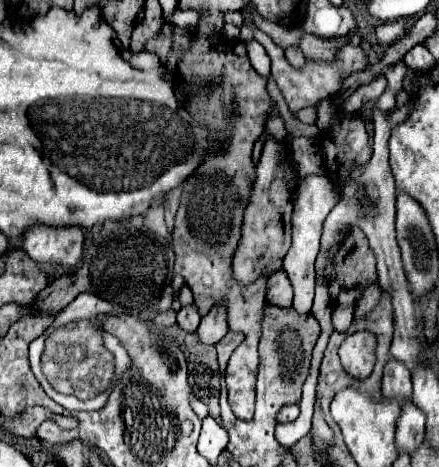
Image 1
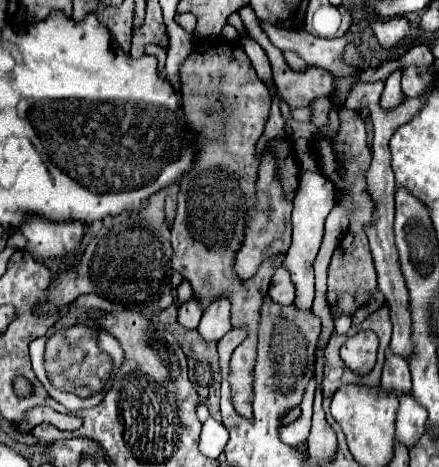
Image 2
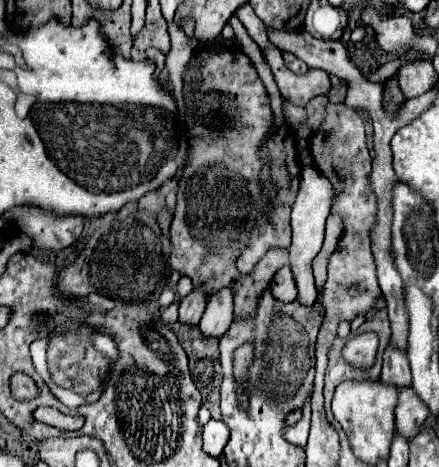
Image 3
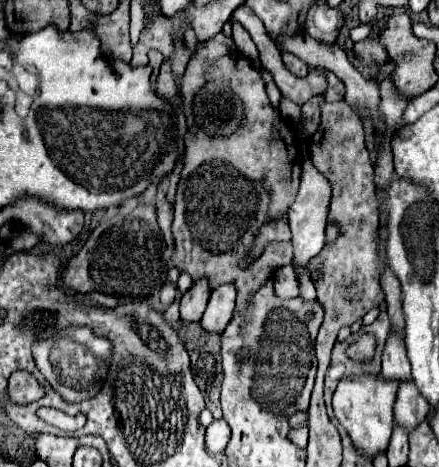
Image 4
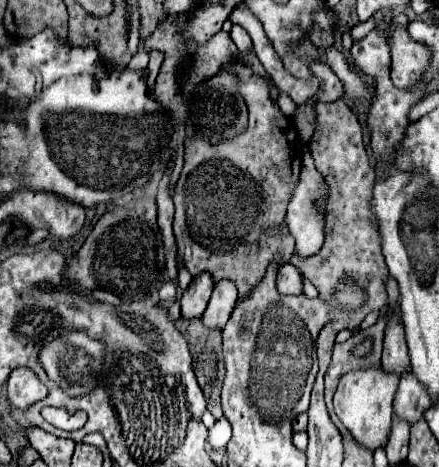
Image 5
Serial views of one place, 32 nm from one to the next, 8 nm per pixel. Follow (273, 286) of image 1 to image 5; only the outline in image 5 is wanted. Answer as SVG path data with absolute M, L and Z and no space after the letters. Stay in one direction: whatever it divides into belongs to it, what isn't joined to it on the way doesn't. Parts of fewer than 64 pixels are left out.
M284 264L278 272L278 278L276 278L276 286L280 292L286 292L286 294L300 294L302 292L302 274L296 266L292 264Z

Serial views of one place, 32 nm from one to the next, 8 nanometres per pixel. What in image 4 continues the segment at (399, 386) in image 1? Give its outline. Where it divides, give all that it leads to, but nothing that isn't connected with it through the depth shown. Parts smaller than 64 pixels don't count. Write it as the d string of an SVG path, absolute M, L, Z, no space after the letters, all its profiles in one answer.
M390 330L382 352L382 376L396 378L398 382L410 378L410 360L406 356L406 346L396 330Z

